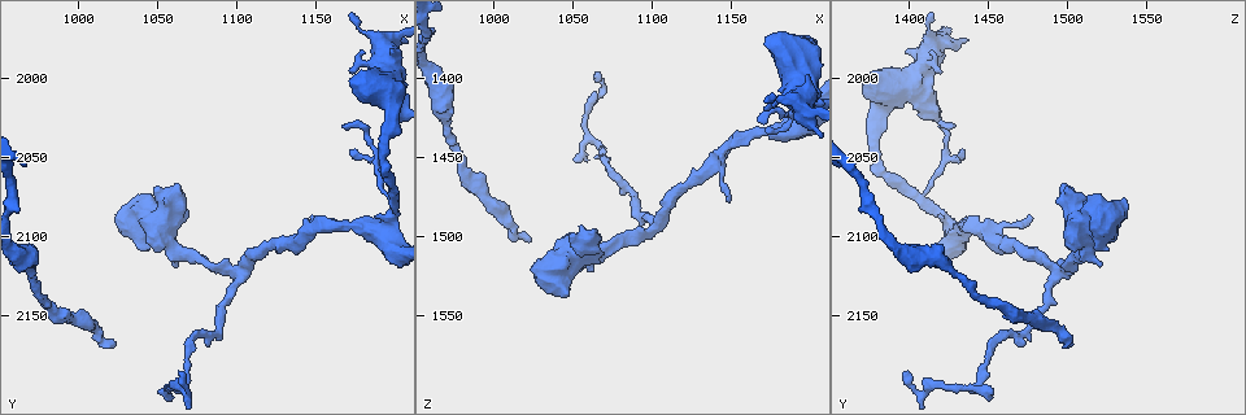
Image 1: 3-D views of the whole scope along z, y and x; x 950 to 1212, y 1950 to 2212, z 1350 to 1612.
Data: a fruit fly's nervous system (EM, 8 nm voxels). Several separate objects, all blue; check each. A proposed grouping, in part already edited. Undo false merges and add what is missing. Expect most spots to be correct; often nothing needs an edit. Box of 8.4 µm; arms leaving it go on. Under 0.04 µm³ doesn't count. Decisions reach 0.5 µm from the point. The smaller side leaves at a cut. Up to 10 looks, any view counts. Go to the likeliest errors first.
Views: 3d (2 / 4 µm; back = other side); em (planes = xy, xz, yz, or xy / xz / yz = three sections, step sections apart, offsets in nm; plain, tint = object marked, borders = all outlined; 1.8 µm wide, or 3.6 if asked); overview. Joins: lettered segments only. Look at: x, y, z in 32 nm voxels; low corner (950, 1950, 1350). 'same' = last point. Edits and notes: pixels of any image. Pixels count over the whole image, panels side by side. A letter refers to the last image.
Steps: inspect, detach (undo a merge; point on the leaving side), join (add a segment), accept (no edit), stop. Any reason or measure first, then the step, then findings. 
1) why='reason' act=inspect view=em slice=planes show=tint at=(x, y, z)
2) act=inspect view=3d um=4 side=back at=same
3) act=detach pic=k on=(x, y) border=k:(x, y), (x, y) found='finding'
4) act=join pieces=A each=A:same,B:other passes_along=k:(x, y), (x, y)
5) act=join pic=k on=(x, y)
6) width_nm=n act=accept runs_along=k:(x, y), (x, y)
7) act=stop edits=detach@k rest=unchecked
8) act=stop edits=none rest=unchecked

why='free end' act=inspect view=em slice=xy step=4 show=borders at=(1022, 2168, 1502)

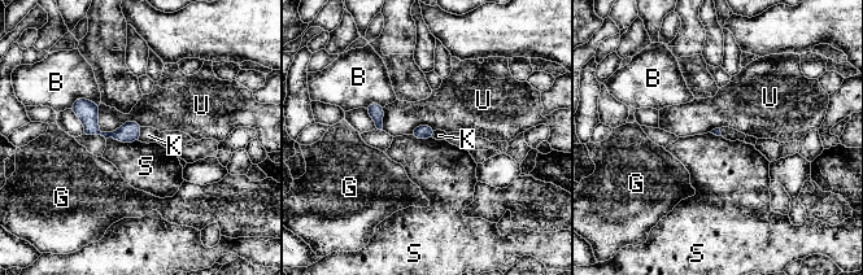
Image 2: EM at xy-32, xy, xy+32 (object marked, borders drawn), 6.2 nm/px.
why='cut it another way' act=inspect view=em slice=planes show=borders at=same

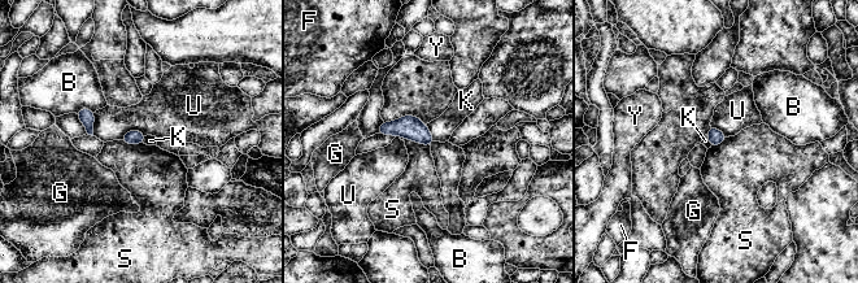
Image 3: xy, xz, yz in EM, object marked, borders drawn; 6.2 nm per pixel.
act=accept each=B:other,F:other,G:other,K:other,S:other,U:other,Y:other border=3:(399, 136), (430, 147) found='no lettered segment goes on from it'

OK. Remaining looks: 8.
act=inspect view=3d um=2 at=(1194, 1978, 1420)

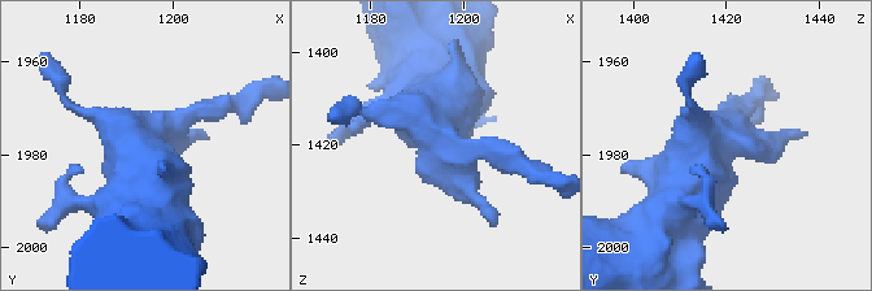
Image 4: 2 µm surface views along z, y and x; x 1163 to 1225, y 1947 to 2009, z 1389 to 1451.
why='need the tissue' act=inspect view=em slice=planes show=borders at=(1196, 1976, 1420)

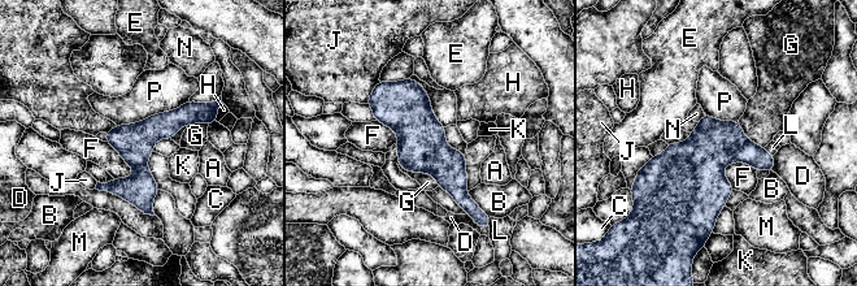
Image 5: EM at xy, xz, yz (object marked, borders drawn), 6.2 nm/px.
width_nm=240 act=accept each=A:other,B:other,C:other,D:other,E:other,F:other,G:other,H:other,J:other,K:other,L:other,M:other,N:other,P:other border=5:(188, 100), (135, 122), (116, 125) found='continuous, no second neuron'

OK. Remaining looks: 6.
act=inspect view=3d um=4 at=(1062, 2184, 1398)

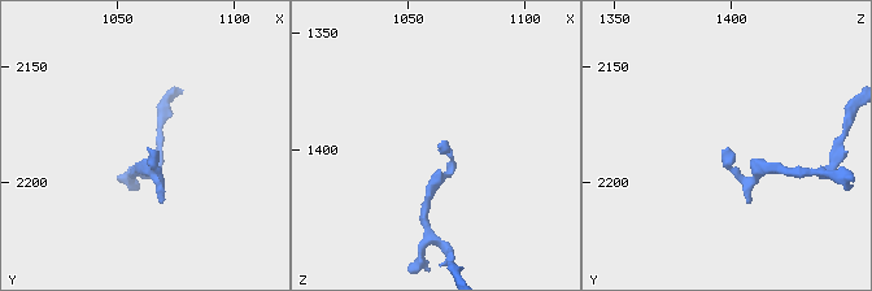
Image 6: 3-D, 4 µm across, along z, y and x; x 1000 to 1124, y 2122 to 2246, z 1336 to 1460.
why='need the tissue' act=inspect view=em slice=yz step=8 show=borders at=(1064, 2185, 1399)

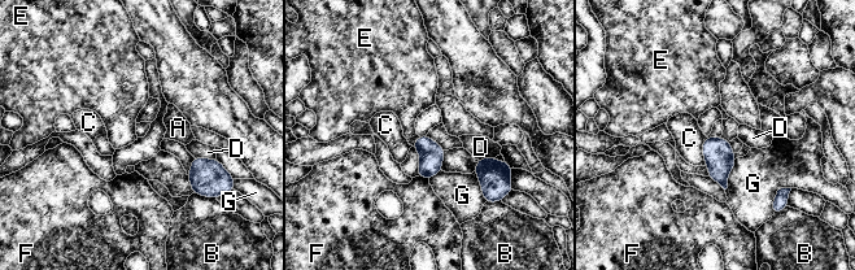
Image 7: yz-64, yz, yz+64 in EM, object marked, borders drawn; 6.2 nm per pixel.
act=inspect view=em slice=planes show=borders at=same

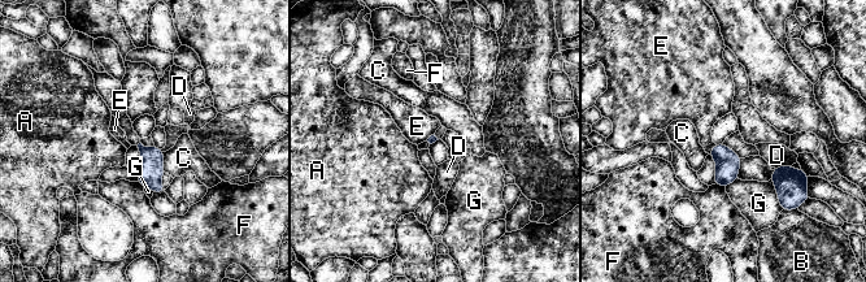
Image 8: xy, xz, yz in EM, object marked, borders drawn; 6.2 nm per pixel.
longest_contact=G:220nm act=accept each=A:other,B:other,C:other,D:other,E:other,F:other,G:other border=8:(716, 144), (708, 153) found='none of them fits'

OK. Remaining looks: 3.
why='thin end' act=inspect view=em slice=yz step=16 show=tint at=(1148, 2086, 1478)

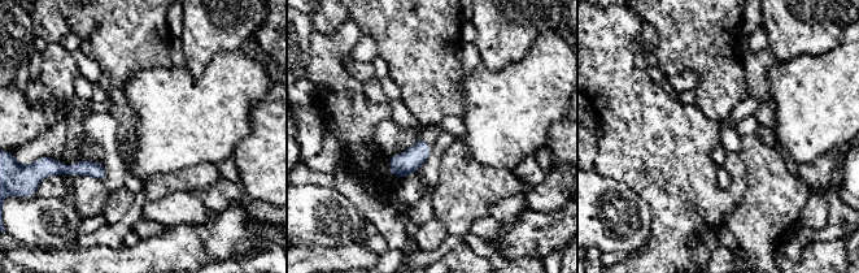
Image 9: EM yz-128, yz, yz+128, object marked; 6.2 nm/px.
why='another direction' act=inspect view=em slice=planes show=borders at=same

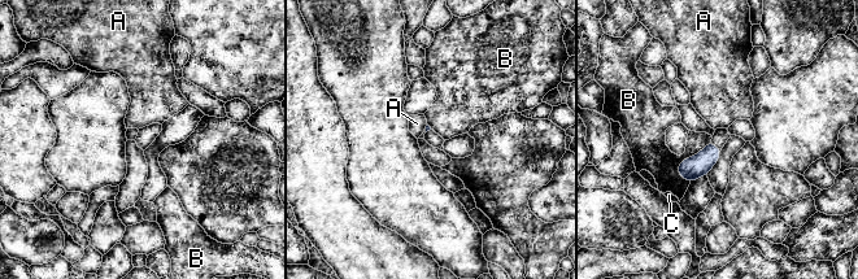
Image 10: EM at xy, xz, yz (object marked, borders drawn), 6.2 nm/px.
act=accept each=A:other,B:other,C:other border=10:(710, 140), (679, 164), (679, 177) found='no lettered segment goes on from it'

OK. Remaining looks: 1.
act=stop edits=none rest=unchecked

